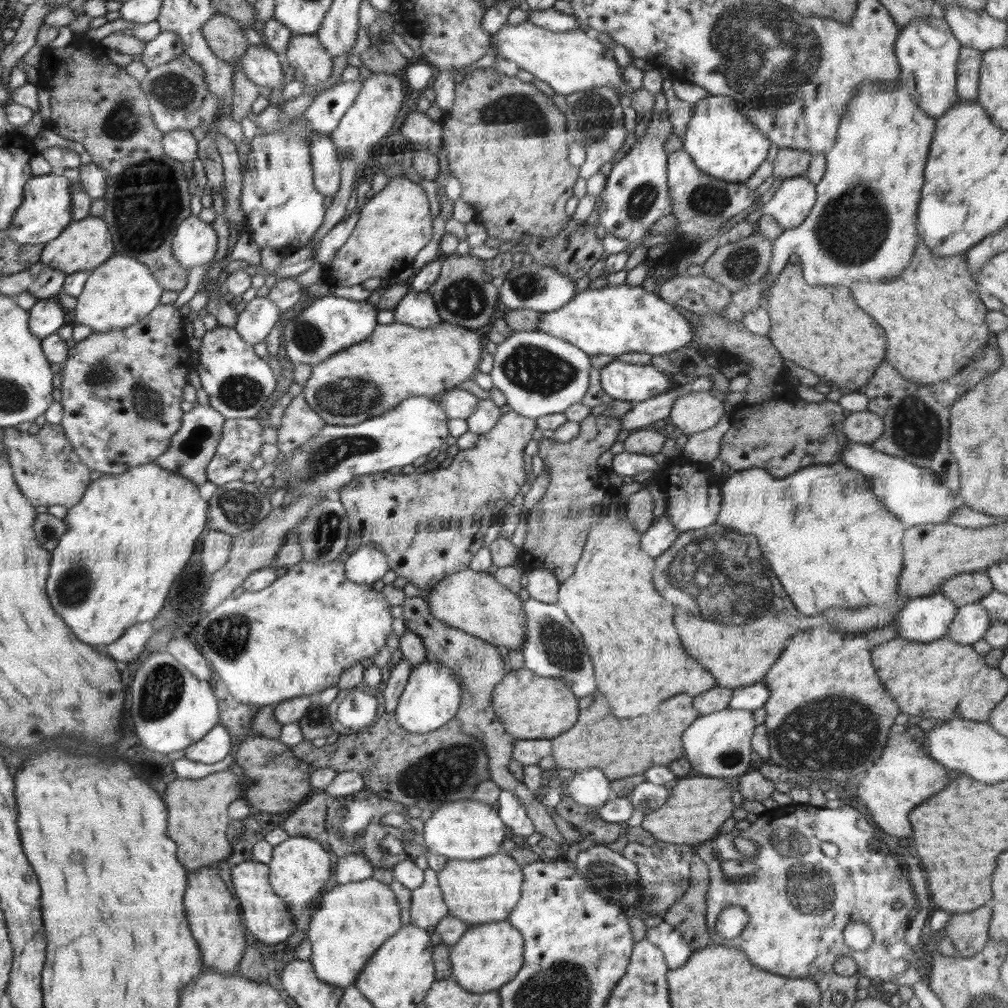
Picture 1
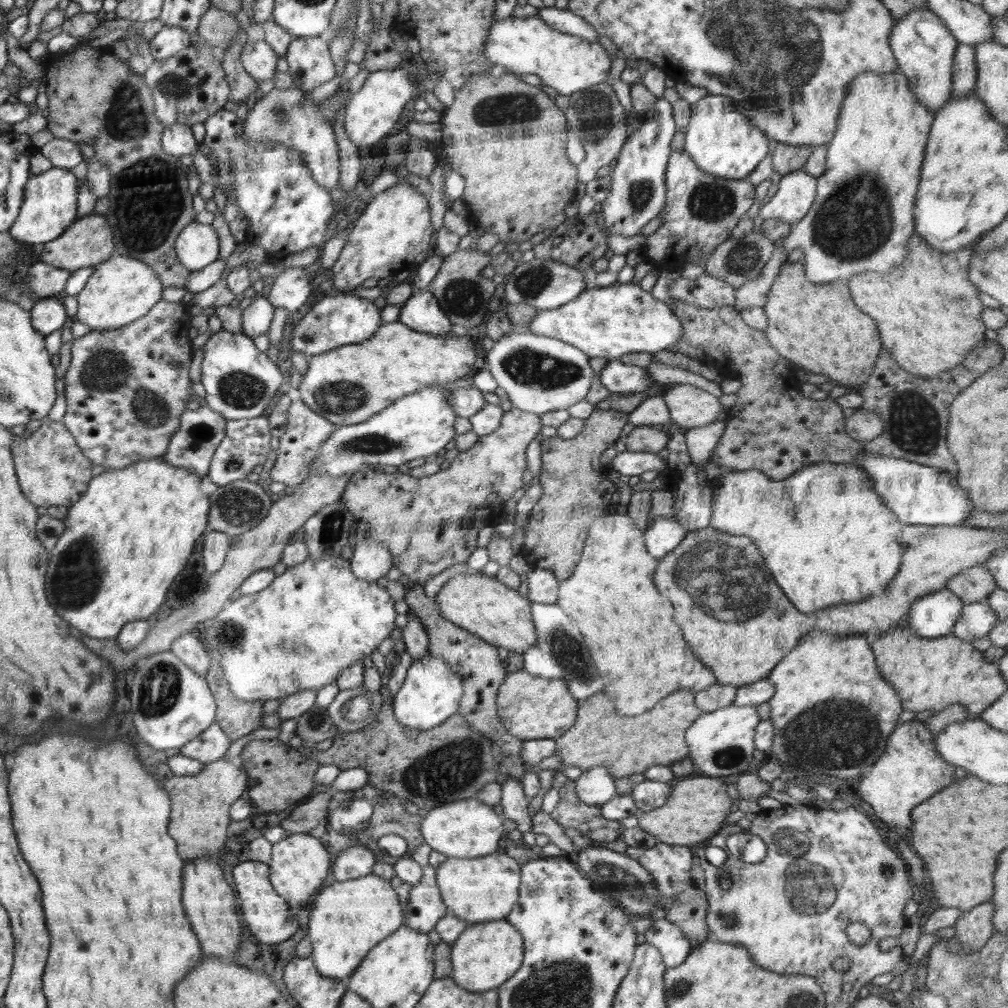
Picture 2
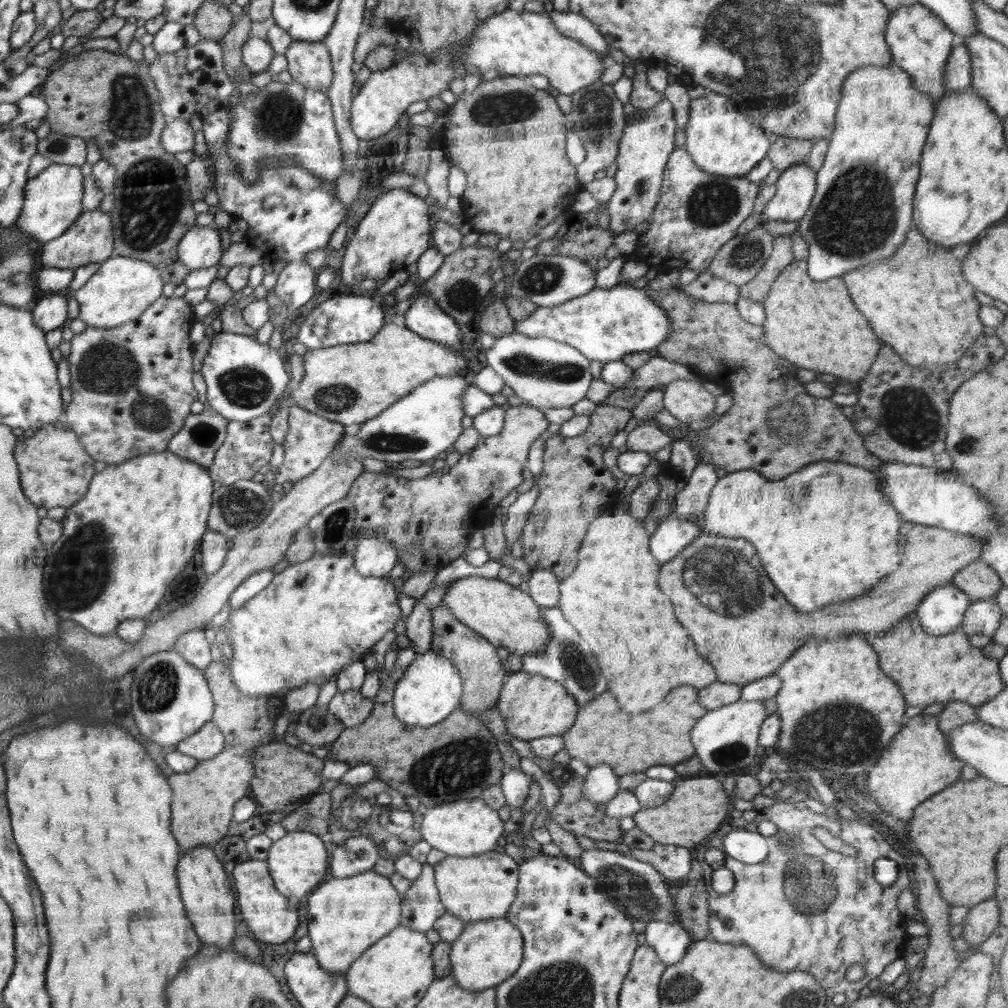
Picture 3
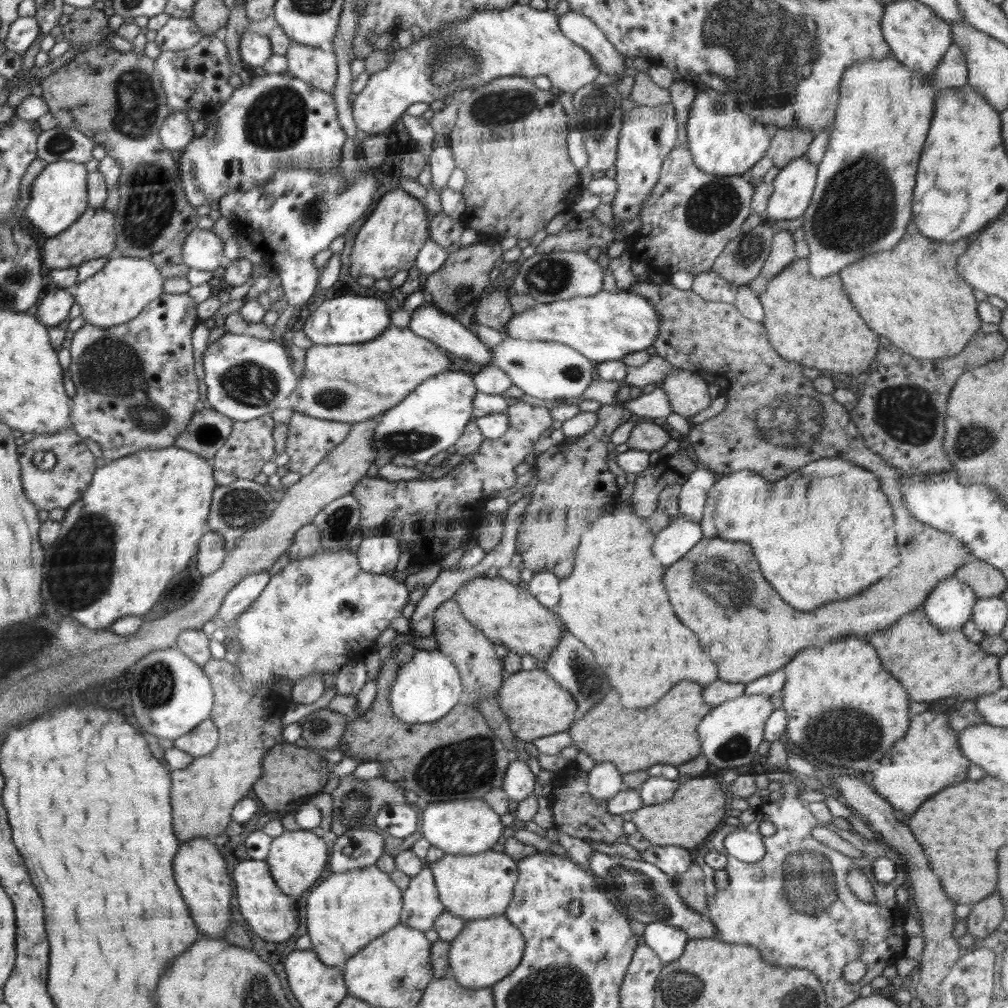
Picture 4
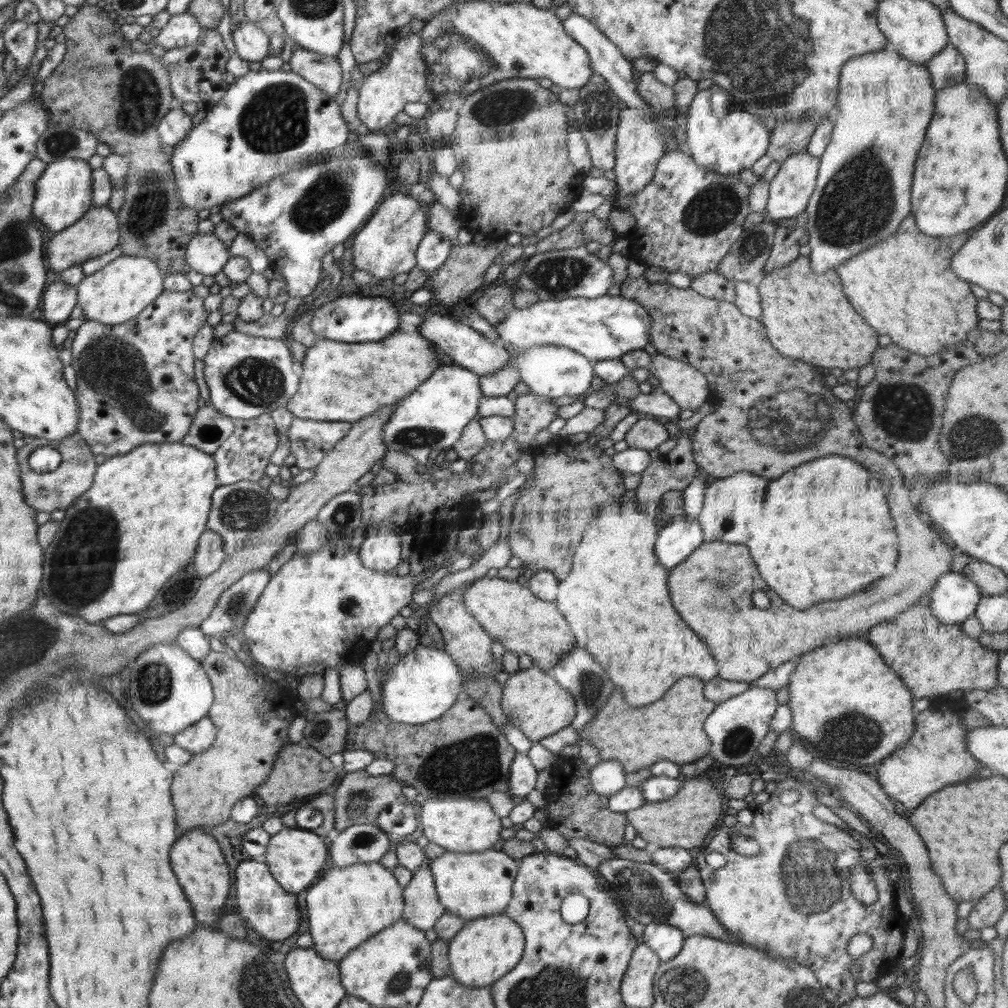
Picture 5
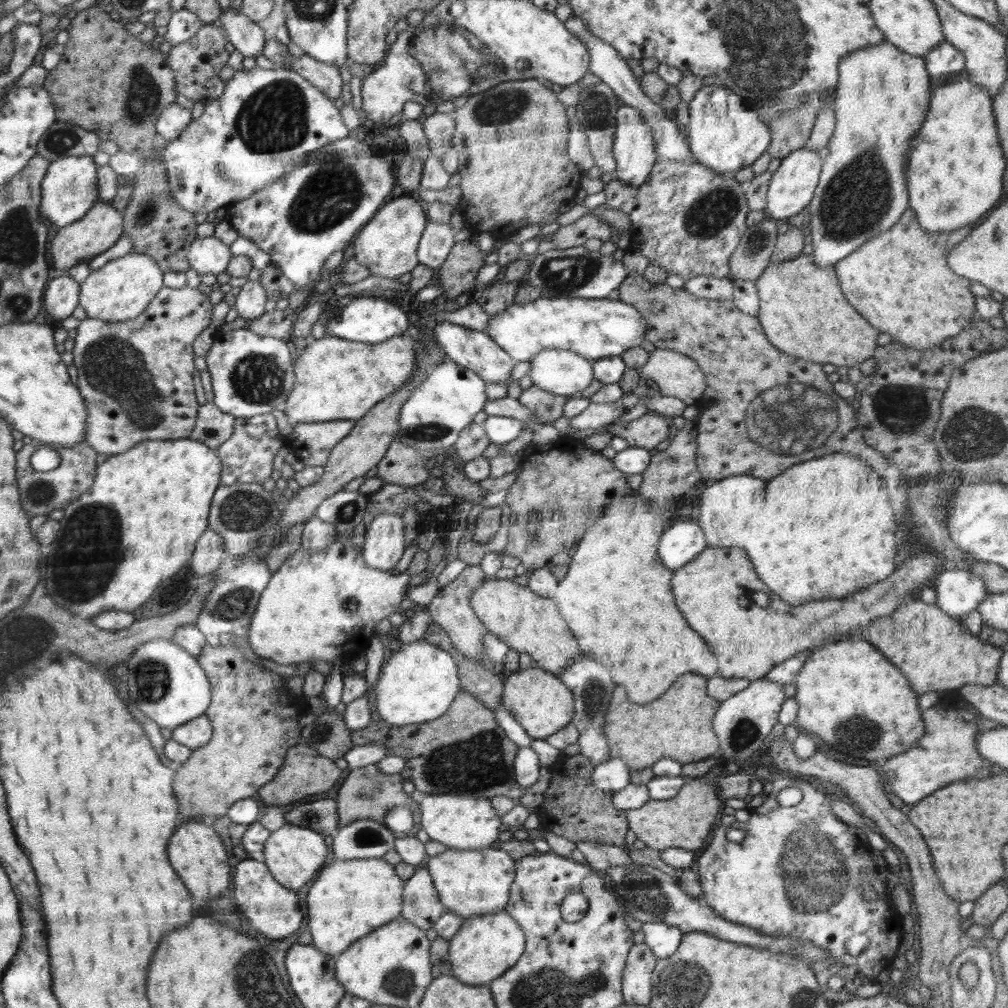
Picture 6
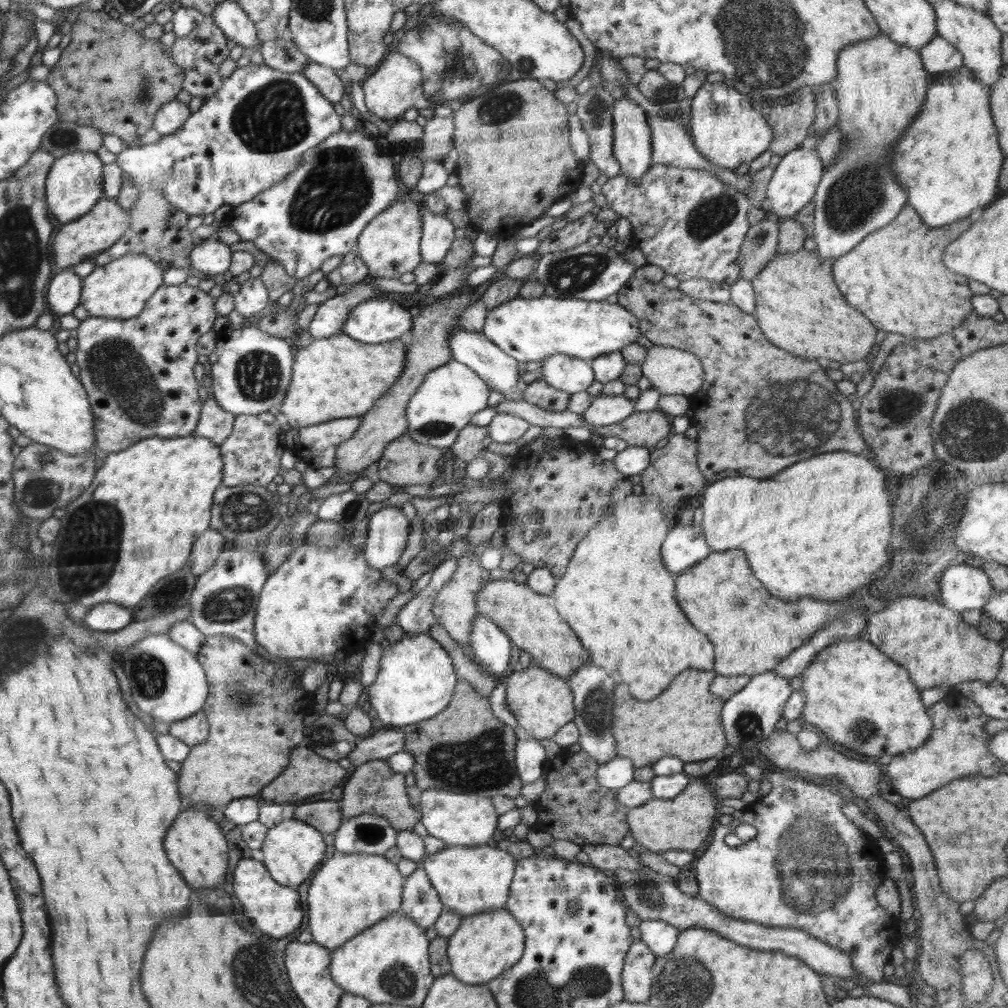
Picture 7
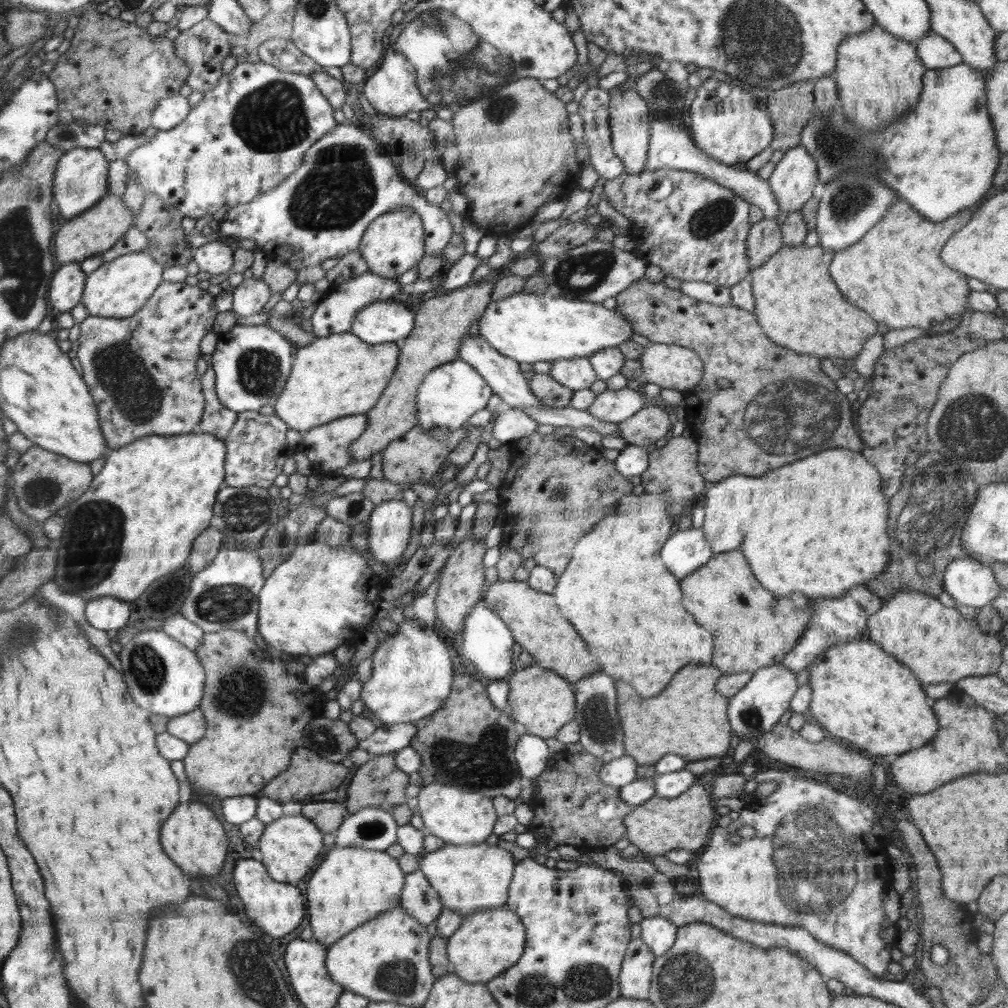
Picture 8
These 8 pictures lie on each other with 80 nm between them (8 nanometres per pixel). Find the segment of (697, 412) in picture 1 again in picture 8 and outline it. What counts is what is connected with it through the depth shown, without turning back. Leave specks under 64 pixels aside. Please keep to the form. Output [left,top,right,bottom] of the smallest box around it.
[640,343,703,394]

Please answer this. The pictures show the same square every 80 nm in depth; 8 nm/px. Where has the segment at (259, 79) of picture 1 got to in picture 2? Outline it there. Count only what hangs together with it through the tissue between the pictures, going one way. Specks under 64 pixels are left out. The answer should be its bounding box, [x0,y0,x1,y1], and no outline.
[241,41,276,80]

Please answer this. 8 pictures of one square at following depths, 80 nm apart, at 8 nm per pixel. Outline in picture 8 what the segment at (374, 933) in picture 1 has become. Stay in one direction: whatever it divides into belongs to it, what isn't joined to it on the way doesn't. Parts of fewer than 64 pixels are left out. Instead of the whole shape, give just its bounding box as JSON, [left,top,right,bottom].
[307,846,404,947]

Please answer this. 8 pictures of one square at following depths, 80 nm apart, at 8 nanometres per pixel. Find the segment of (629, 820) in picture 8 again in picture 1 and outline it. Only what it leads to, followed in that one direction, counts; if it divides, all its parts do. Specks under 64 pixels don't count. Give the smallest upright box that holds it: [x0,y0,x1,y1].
[641,775,735,846]

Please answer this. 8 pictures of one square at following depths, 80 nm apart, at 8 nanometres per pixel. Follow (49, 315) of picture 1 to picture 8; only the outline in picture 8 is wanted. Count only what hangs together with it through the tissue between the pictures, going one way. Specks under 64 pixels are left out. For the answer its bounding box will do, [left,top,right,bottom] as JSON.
[48,261,87,312]

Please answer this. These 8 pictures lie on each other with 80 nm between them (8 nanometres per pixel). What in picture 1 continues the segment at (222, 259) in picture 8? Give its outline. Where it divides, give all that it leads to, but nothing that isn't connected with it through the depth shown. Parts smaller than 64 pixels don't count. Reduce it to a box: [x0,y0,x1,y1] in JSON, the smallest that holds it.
[174,215,218,269]

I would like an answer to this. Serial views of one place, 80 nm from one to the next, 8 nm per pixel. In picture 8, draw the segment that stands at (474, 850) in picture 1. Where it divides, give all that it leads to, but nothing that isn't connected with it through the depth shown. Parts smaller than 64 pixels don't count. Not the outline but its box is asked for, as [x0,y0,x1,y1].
[416,782,499,845]

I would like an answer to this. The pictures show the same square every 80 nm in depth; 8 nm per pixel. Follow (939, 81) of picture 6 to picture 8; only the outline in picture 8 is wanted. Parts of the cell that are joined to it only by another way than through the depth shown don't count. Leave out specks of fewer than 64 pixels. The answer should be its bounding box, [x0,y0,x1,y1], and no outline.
[914,30,963,70]

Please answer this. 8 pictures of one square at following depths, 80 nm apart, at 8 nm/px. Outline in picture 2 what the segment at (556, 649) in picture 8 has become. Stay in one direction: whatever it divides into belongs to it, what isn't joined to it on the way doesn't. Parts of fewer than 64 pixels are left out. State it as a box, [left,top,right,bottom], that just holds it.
[435,572,536,653]

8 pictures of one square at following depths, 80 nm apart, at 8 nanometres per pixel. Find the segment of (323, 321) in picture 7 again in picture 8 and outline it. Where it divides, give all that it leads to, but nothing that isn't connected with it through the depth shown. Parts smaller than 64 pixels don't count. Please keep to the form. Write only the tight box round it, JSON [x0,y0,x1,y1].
[310,271,402,338]

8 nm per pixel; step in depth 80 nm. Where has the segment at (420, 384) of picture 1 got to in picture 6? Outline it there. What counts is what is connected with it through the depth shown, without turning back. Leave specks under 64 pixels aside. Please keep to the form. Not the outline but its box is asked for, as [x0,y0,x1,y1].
[284,334,416,424]

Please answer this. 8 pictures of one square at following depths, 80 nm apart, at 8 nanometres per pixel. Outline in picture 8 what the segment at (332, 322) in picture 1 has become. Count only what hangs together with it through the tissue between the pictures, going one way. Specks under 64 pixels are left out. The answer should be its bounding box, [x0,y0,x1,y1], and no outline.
[350,301,415,345]

